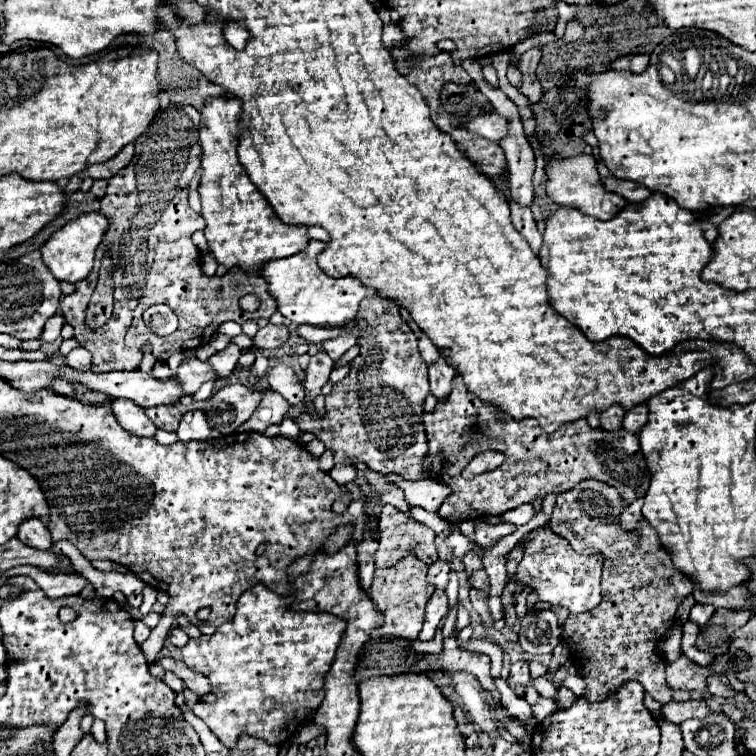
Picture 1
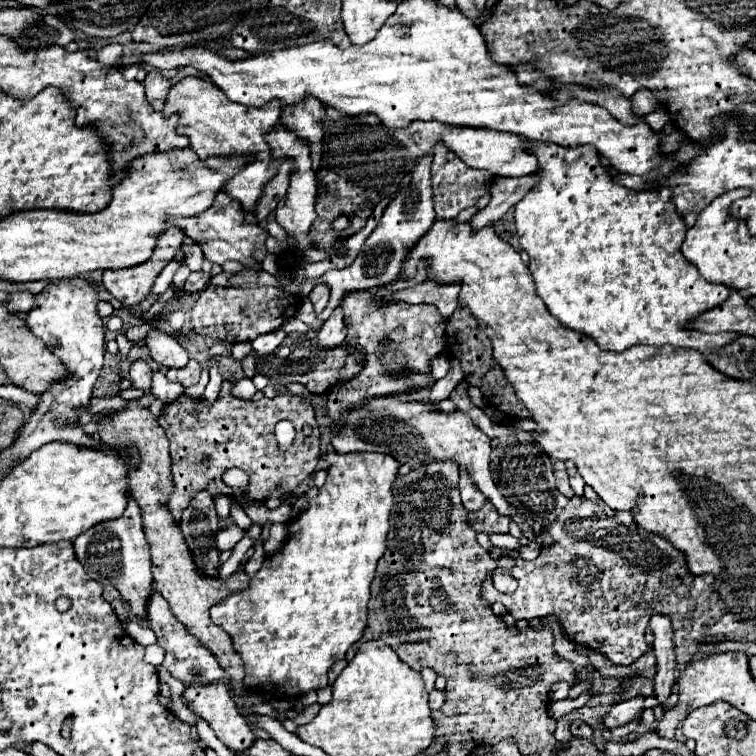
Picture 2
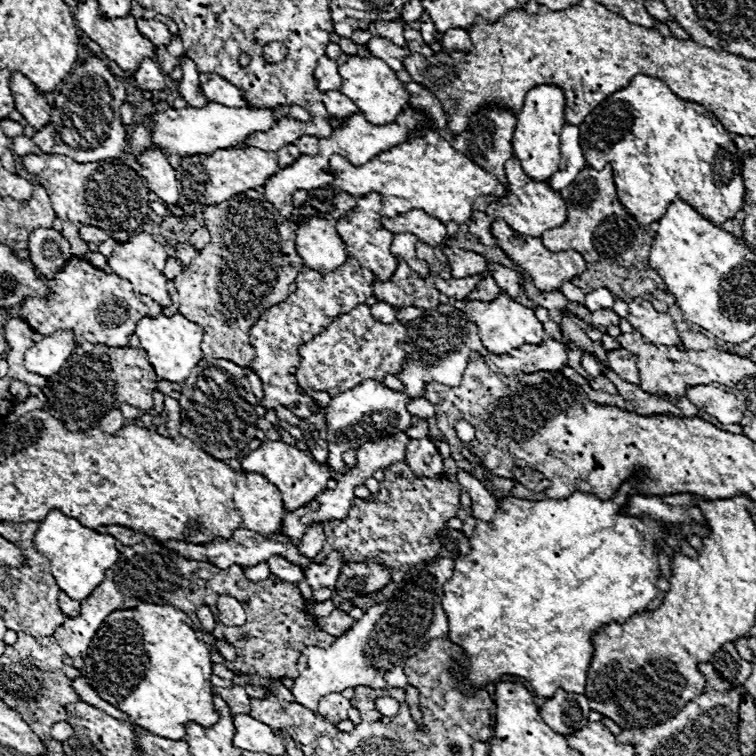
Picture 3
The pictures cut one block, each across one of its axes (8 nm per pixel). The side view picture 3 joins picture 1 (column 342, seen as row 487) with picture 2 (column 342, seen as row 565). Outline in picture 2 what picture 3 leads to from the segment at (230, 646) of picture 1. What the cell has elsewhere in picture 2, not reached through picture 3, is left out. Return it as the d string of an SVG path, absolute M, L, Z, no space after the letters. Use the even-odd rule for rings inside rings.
M328 452L326 460L330 462L330 466L328 466L328 480L320 488L318 496L310 500L310 506L288 524L288 538L282 544L282 548L276 550L274 554L266 556L262 568L254 574L254 578L252 578L252 582L250 582L250 586L246 590L234 592L234 594L226 596L224 602L218 602L218 604L212 606L212 622L222 626L230 634L234 650L240 654L240 658L244 662L244 670L246 670L244 686L248 690L266 692L266 694L268 692L274 694L278 690L278 700L282 700L282 698L296 698L296 696L302 696L302 694L306 694L310 690L324 688L328 684L328 670L330 670L330 666L336 660L344 658L346 650L354 642L358 642L362 638L364 628L366 628L366 604L368 604L368 598L370 598L370 582L374 578L376 562L384 554L384 532L388 534L388 528L390 528L390 508L392 508L392 490L390 488L392 488L392 482L396 478L396 470L398 470L400 464L392 456L388 456L388 454L370 454L370 452L356 452L356 454L354 452L350 452L350 454Z

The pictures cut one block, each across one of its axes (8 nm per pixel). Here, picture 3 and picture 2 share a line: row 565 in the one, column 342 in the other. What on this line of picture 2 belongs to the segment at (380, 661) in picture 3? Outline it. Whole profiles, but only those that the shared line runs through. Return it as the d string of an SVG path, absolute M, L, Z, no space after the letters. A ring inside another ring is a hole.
M374 398L364 406L354 406L348 410L340 422L338 434L330 442L338 454L346 452L382 452L394 456L398 462L406 462L412 468L420 464L428 464L434 458L454 458L460 468L466 468L476 482L476 486L484 492L484 496L496 506L500 514L512 516L524 536L520 538L522 544L530 544L534 540L534 532L526 526L516 508L512 508L506 498L498 492L492 474L490 474L490 438L478 430L472 420L462 414L454 412L452 416L442 414L436 406L428 406L424 402L400 402L396 398Z

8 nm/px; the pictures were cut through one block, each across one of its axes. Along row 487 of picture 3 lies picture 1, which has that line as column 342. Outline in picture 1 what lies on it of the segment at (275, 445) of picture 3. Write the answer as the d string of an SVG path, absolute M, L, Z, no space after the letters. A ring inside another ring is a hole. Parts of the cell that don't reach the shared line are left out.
M310 240L304 252L296 256L274 260L264 266L262 276L268 278L268 292L278 302L278 312L284 314L294 324L312 324L312 326L348 326L356 320L360 300L365 297L378 295L375 290L360 284L354 276L332 278L324 274L316 262L320 254L320 240Z

